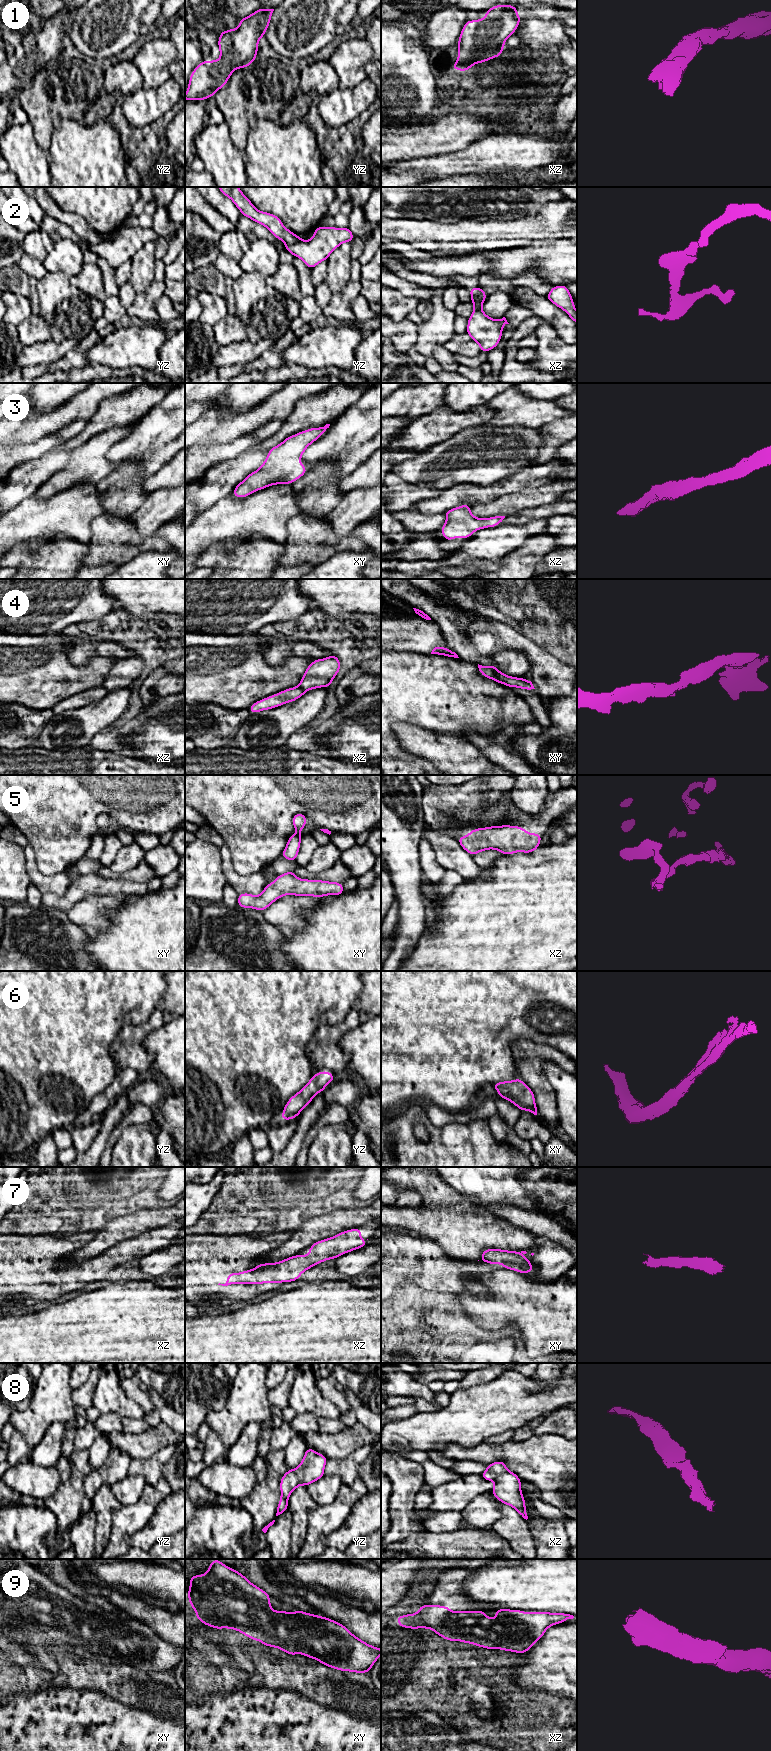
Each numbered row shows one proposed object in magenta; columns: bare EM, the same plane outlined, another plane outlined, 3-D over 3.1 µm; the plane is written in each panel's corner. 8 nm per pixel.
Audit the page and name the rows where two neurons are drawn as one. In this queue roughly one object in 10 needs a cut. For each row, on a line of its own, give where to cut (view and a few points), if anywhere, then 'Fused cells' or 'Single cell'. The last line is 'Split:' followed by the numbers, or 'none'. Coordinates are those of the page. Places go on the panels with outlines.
1: No split. Single cell
2: No split. Single cell
3: No split. Single cell
4: No split. Single cell
5: No split. Single cell
6: No split. Single cell
7: No split. Single cell
8: No split. Single cell
9: No split. Single cell
Split: none

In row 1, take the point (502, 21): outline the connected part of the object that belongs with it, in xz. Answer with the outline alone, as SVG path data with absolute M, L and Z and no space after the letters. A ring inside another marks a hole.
M495 5L480 20L468 20L457 43L458 59L454 70L466 71L474 64L501 56L508 37L515 33L521 17L513 5Z

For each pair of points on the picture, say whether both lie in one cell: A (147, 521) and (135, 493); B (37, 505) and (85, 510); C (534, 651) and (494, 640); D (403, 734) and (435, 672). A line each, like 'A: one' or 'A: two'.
A: two
B: one
C: one
D: two

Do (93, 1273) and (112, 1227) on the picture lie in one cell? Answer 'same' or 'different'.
different

